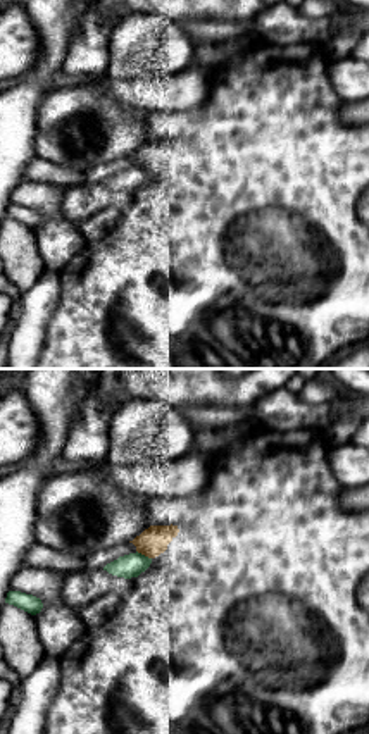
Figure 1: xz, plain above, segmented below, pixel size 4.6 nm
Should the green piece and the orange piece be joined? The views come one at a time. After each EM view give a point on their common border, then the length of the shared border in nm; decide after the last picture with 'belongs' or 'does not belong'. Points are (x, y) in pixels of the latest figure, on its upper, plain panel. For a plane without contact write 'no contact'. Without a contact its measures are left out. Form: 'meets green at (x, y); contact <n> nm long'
meets green at (143, 169); contact 80 nm long

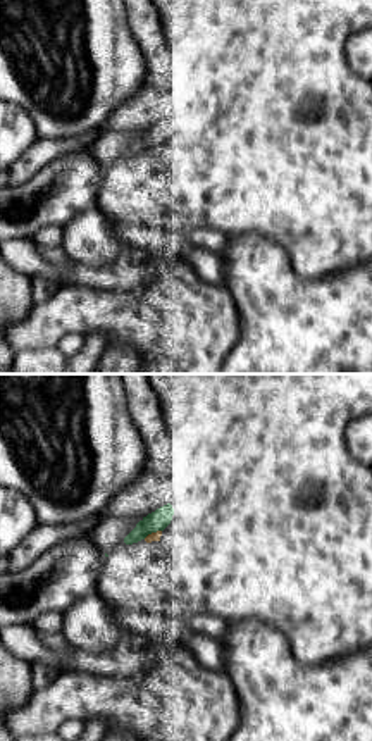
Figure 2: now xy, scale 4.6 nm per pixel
meets green at (152, 145); contact 100 nm long

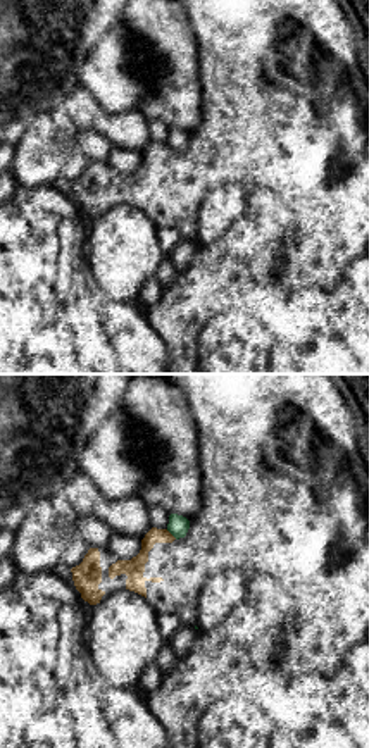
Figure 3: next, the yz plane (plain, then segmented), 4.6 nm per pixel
meets green at (171, 147); contact 70 nm long

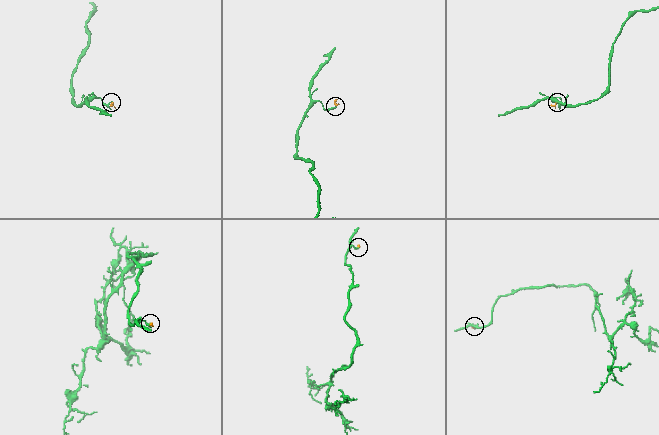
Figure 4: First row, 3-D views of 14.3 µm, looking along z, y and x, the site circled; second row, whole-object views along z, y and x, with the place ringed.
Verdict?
does not belong

